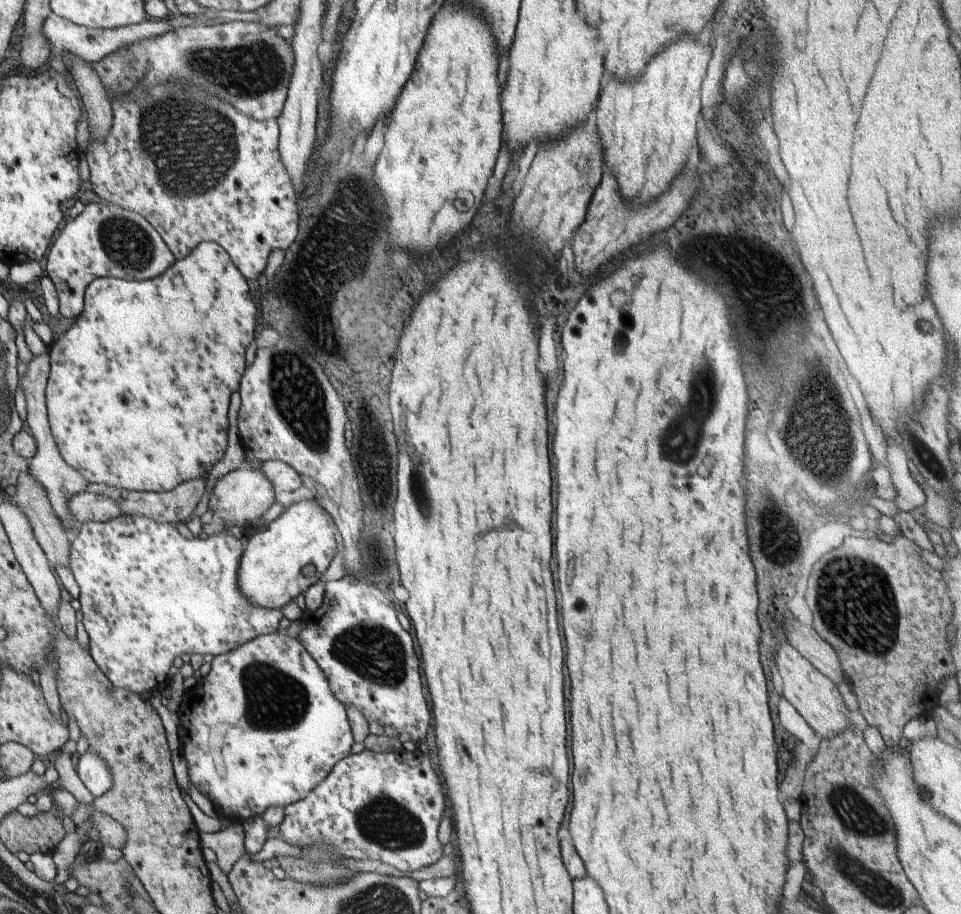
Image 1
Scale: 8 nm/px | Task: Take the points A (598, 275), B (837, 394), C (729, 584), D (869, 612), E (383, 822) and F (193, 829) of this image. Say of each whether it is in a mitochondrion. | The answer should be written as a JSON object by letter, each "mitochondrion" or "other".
{"A":"other","B":"mitochondrion","C":"other","D":"mitochondrion","E":"mitochondrion","F":"other"}

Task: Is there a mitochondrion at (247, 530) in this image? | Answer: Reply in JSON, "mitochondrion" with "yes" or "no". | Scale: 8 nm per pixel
{"mitochondrion":"no"}

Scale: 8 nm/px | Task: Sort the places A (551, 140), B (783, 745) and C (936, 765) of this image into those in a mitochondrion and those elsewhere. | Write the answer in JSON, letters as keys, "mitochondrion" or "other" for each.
{"A":"other","B":"other","C":"other"}

